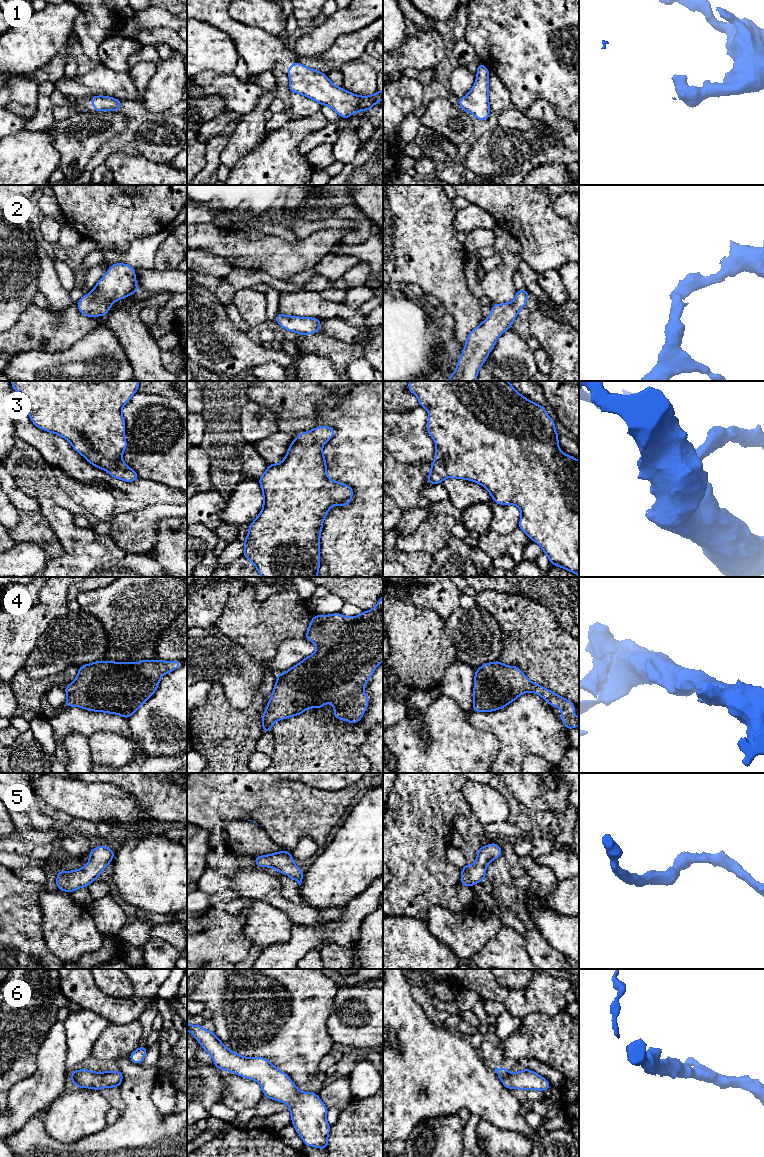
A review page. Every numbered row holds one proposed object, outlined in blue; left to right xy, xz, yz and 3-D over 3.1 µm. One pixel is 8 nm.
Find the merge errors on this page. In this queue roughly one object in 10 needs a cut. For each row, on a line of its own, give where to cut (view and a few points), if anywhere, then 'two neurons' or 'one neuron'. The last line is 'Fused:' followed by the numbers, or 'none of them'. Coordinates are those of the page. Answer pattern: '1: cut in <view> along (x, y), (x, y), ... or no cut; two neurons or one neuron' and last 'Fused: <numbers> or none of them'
1: no cut; one neuron
2: no cut; one neuron
3: no cut; one neuron
4: no cut; one neuron
5: no cut; one neuron
6: no cut; one neuron
Fused: none of them

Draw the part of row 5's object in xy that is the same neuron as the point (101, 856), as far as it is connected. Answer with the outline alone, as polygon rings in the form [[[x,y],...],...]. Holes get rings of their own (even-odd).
[[[103,845],[91,849],[89,853],[90,857],[86,866],[79,870],[57,872],[56,885],[59,890],[72,893],[79,888],[88,887],[100,876],[115,855],[114,851]]]

